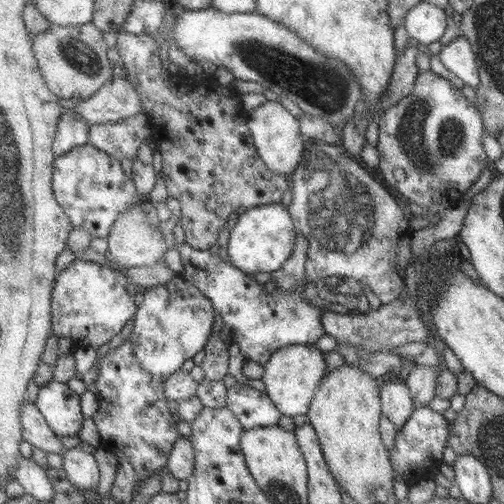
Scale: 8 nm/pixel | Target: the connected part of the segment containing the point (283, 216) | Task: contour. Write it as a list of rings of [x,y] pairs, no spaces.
[[[280,202],[248,208],[238,215],[237,222],[228,233],[226,249],[230,264],[251,276],[257,272],[273,273],[281,268],[290,258],[296,239],[289,211]]]

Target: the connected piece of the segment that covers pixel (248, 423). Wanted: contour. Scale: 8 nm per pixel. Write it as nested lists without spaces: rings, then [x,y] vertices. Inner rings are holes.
[[[234,386],[225,396],[226,406],[244,430],[277,425],[278,412],[269,398],[249,386]]]

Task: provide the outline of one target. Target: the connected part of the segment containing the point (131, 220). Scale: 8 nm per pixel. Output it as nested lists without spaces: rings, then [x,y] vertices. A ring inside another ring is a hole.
[[[140,199],[133,206],[129,206],[127,212],[117,214],[117,218],[113,220],[109,226],[107,234],[107,251],[116,263],[121,264],[125,268],[145,266],[149,267],[155,263],[161,263],[164,259],[164,253],[169,249],[162,237],[158,226],[151,226],[145,218],[147,211],[147,203]]]

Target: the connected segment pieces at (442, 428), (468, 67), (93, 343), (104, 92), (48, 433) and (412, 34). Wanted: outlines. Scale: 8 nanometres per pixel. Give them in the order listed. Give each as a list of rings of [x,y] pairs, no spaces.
[[[425,405],[414,408],[405,424],[399,430],[395,429],[393,445],[388,451],[394,478],[402,476],[405,483],[410,485],[415,478],[412,474],[427,474],[438,469],[442,463],[442,453],[448,439],[449,428],[450,421],[446,420],[441,412]]]
[[[458,36],[443,46],[438,55],[441,64],[460,78],[465,86],[477,88],[479,84],[477,63],[469,42],[463,36]]]
[[[79,258],[58,274],[52,296],[52,321],[54,334],[70,338],[97,349],[121,332],[127,320],[136,311],[133,296],[125,288],[130,280],[121,271],[111,270],[107,264],[96,264]]]
[[[115,73],[96,94],[72,109],[91,127],[115,123],[143,113],[142,104],[133,85],[121,73]]]
[[[29,398],[25,400],[24,410],[21,411],[21,424],[24,425],[25,441],[47,452],[59,452],[63,456],[66,449],[61,437],[50,427],[45,415]]]
[[[421,1],[406,13],[403,26],[412,43],[427,46],[439,41],[447,26],[447,16],[443,9]]]

